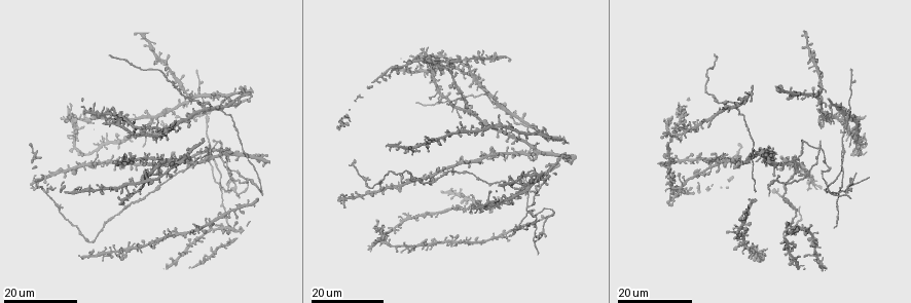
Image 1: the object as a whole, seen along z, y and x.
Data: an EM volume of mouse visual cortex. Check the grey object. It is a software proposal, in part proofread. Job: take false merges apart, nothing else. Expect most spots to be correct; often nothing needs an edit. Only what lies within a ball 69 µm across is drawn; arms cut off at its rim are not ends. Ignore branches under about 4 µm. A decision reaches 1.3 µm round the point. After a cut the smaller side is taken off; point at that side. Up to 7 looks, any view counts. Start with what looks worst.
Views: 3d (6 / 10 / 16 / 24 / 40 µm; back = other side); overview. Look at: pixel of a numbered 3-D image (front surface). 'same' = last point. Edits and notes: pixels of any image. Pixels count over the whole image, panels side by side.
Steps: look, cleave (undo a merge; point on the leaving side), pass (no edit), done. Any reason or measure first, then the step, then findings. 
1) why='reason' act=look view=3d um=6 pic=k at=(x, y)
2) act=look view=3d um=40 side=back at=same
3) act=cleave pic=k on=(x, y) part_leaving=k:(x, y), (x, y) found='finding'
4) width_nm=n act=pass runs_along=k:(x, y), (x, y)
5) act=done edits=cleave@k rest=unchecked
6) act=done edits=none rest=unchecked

act=look view=3d um=16 pic=1 at=(201, 107)

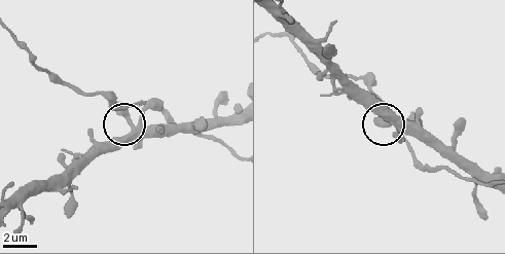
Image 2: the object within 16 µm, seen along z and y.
act=look view=3d um=6 pic=2 at=(131, 128)

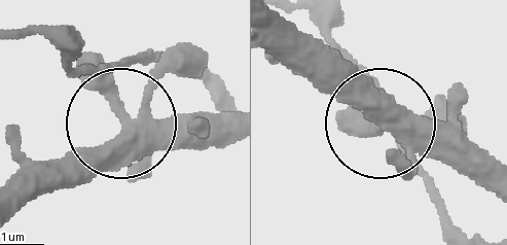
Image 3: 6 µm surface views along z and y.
side_arm_um=37 act=pass found='one neuron here'

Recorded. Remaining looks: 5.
why='three arms meet' act=look view=3d um=24 pic=1 at=(847, 114)

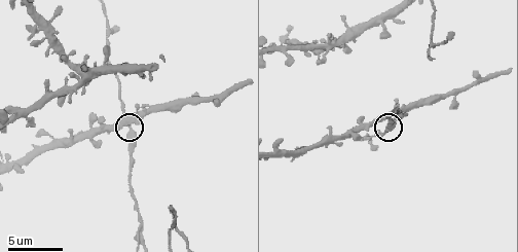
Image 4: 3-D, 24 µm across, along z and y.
act=look view=3d um=6 at=same

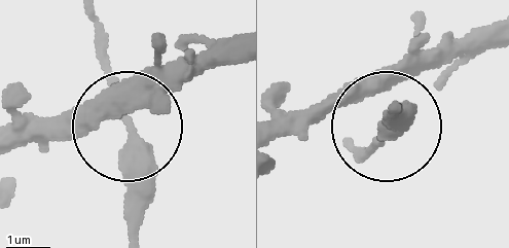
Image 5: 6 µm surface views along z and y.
why='other side' act=look view=3d um=6 side=back at=same

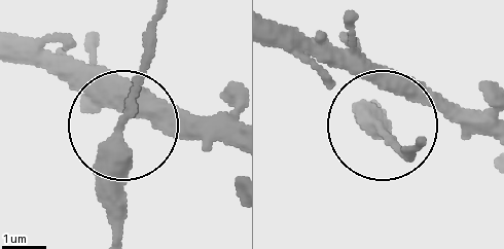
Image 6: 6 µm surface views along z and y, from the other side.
act=pass runs_along=6:(117, 236), (117, 136), (154, 14) found='continuous, no second neuron'

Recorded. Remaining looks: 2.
why='looks like a crossing' act=look view=3d um=16 pic=4 at=(437, 43)

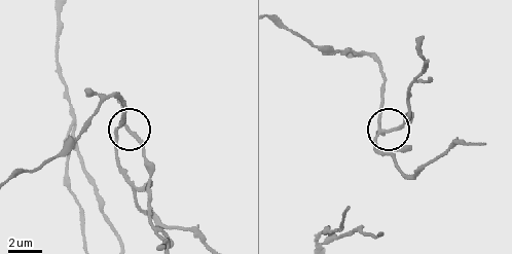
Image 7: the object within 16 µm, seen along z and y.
width_nm=210 act=cleave pic=7 on=(380, 106) part_leaving=7:(379, 129), (384, 76), (375, 60), (321, 50), (276, 25) found='two neurons meet here'

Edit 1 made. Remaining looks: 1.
act=done edits=cleave@7 rest=unchecked

